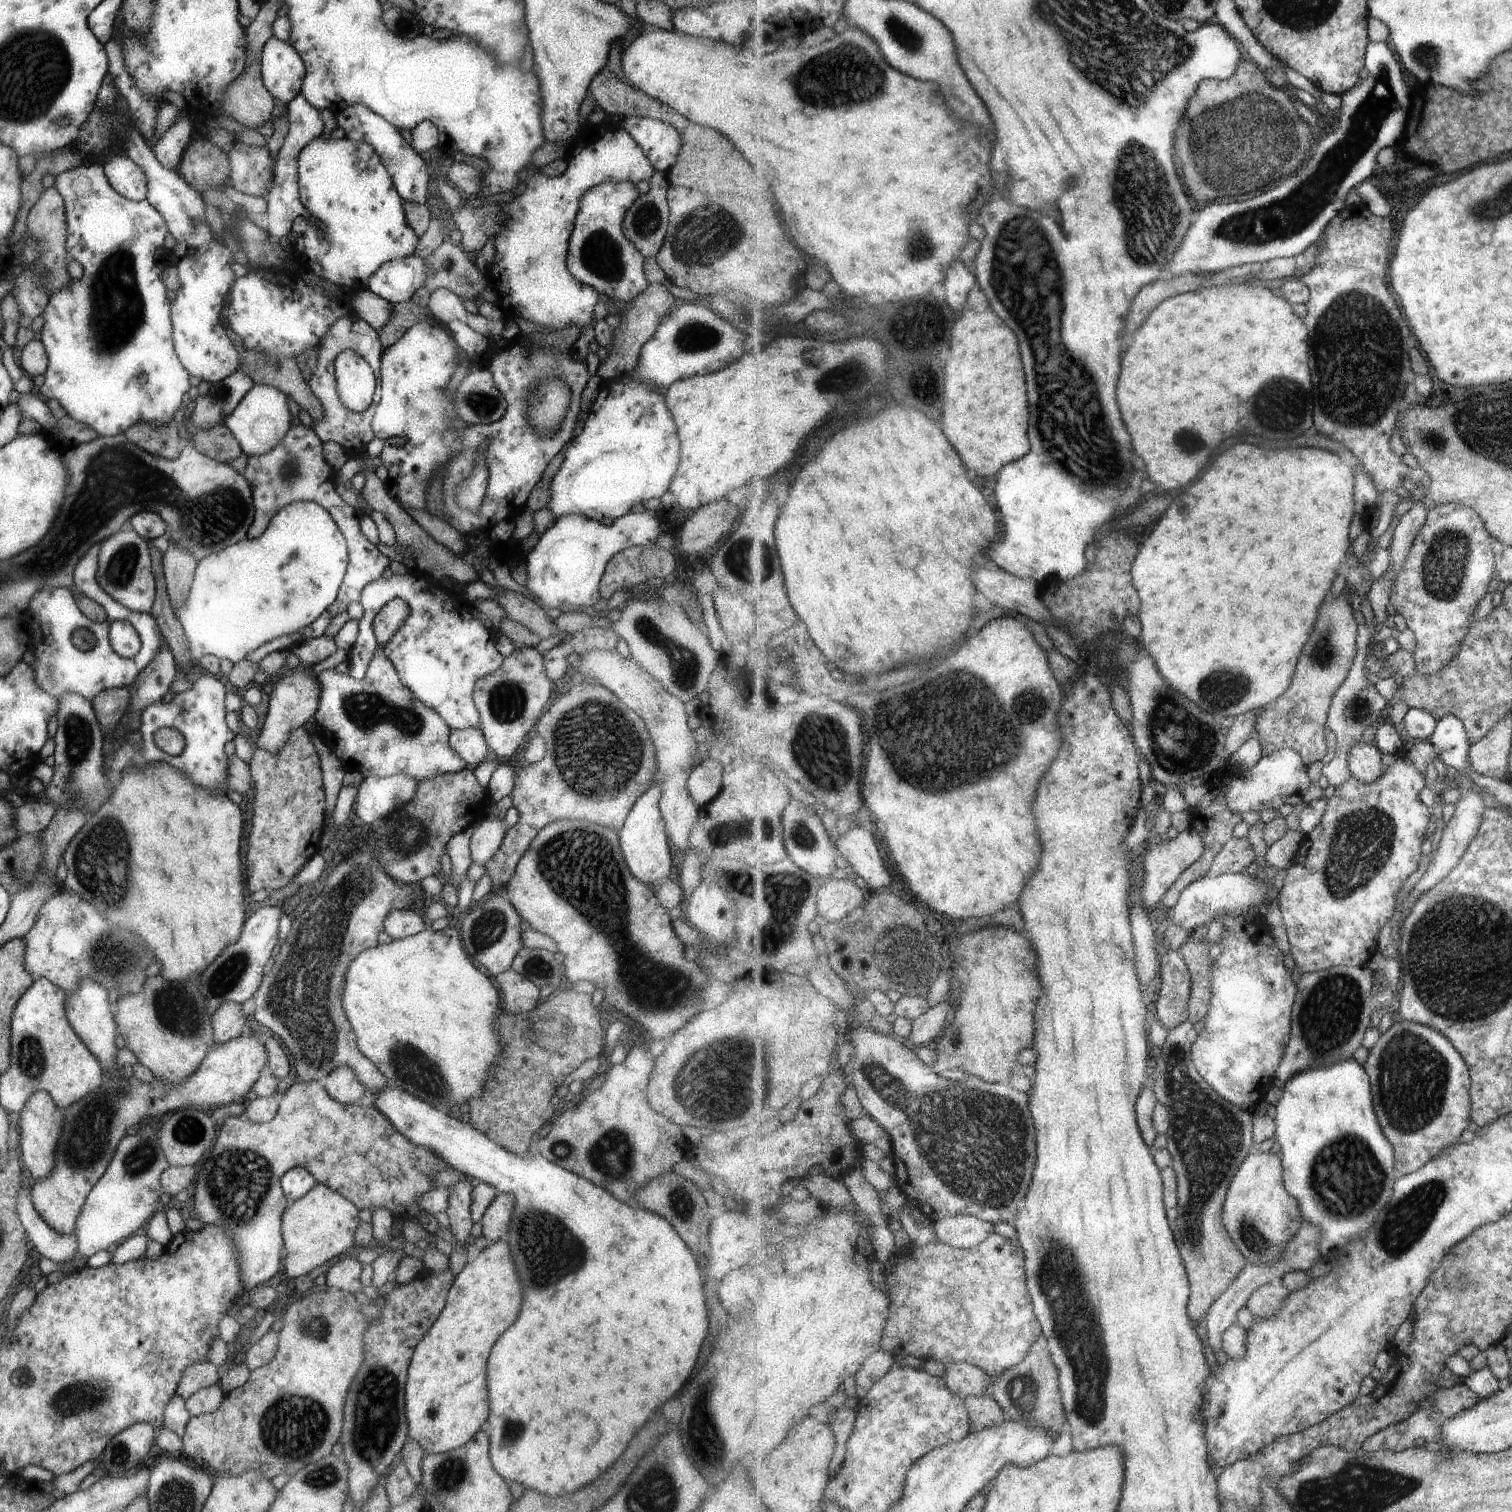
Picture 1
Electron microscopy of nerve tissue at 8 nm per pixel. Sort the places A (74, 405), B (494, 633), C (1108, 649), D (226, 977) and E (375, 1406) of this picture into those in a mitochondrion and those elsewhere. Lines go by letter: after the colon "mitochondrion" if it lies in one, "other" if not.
A: other
B: other
C: mitochondrion
D: mitochondrion
E: mitochondrion

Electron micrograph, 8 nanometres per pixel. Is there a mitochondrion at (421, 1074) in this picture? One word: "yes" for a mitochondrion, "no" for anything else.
yes

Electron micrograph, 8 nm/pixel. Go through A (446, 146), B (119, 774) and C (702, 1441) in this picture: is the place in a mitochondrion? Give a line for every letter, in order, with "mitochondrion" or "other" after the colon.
A: other
B: other
C: mitochondrion

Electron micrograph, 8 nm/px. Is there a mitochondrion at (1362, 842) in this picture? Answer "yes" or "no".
yes

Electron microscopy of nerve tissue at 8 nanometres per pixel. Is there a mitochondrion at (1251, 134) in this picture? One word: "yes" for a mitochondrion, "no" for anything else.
yes

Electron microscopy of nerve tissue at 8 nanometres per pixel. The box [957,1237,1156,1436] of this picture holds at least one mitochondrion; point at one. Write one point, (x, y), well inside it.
(1023, 1390)

